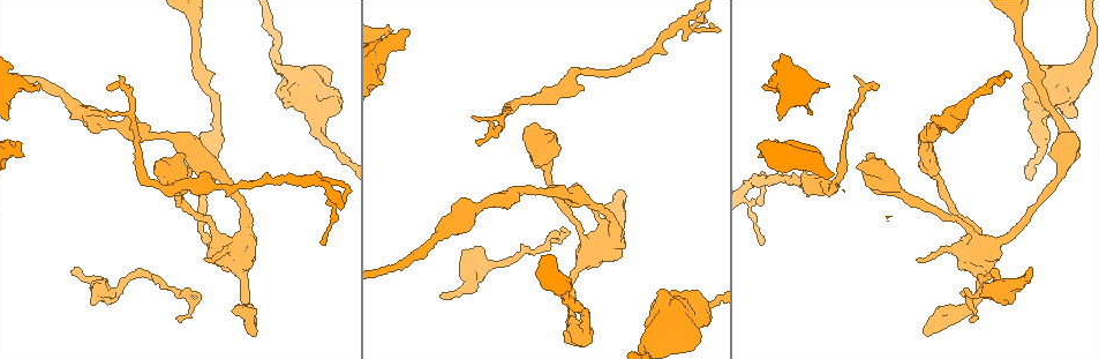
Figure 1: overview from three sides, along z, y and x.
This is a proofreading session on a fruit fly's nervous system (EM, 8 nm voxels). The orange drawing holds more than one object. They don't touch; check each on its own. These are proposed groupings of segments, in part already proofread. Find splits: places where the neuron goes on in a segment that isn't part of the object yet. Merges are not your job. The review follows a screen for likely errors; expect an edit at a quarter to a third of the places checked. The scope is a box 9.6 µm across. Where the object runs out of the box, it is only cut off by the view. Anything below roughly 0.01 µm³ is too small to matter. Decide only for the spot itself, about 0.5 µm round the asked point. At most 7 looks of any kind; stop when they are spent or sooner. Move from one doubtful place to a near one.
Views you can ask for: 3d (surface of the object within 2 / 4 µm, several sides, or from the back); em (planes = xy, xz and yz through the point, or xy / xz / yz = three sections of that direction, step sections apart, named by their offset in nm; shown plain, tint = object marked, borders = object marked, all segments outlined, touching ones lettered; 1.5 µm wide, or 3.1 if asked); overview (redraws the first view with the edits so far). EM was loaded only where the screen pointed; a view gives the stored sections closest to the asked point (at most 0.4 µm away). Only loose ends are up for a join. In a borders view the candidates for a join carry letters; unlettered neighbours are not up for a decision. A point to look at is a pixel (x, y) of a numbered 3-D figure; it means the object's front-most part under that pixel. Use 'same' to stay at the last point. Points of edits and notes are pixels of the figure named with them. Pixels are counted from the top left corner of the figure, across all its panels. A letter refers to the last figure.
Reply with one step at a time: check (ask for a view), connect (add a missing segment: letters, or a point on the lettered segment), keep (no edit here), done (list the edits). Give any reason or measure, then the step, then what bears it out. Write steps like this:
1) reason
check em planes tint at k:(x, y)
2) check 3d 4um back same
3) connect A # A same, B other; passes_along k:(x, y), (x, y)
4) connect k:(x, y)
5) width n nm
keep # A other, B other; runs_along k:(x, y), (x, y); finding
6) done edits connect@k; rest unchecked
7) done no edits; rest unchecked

free end
check em planes borders at 1:(407, 30)

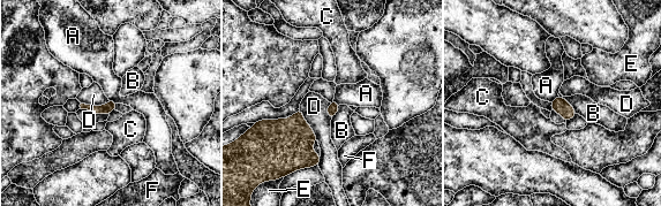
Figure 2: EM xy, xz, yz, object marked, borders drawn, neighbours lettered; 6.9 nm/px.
keep # A other, B other, C other, D other, E other, F other; border 2:(109, 99), (118, 102); none of them fits

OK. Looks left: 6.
free end
check em yz step 8 borders at 1:(256, 335)

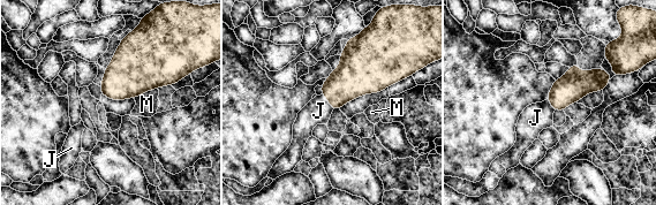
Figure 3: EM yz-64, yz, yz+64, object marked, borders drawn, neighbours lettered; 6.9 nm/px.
cut it another way
check em planes borders same

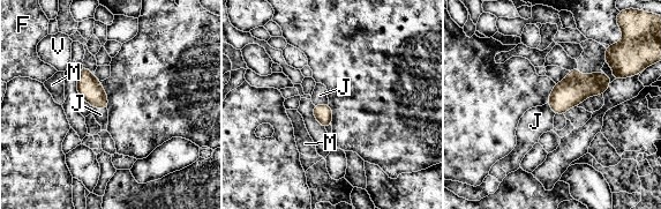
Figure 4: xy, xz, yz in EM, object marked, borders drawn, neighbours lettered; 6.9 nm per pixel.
longest_contact J 110 nm
connect J # F other, J same, M other, V other; the neuron continues

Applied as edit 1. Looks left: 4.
an open end
check 3d 4um at 1:(439, 294)

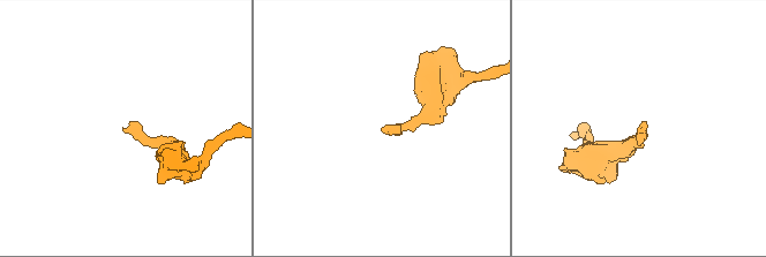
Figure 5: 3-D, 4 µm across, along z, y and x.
check em xy step 4 borders at 5:(643, 132)

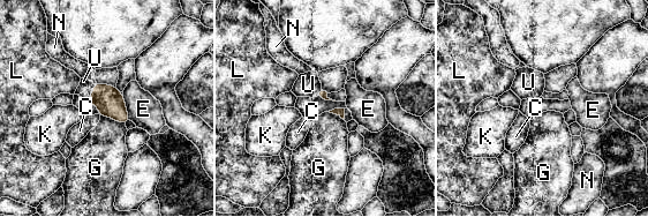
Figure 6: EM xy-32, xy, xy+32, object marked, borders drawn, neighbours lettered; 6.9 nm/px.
another direction
check em planes borders same

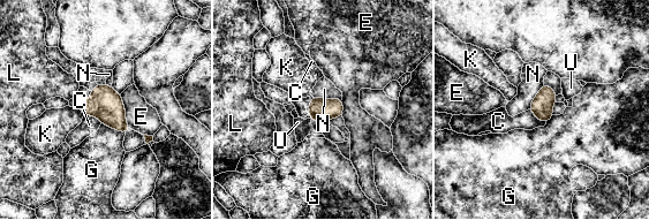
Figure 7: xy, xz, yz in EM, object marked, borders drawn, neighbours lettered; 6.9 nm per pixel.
longest_contact E 240 nm
connect U # C other, E other, G other, K other, L other, N other, U same; the neuron continues

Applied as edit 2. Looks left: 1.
done edits connect@4, connect@7; rest unchecked

